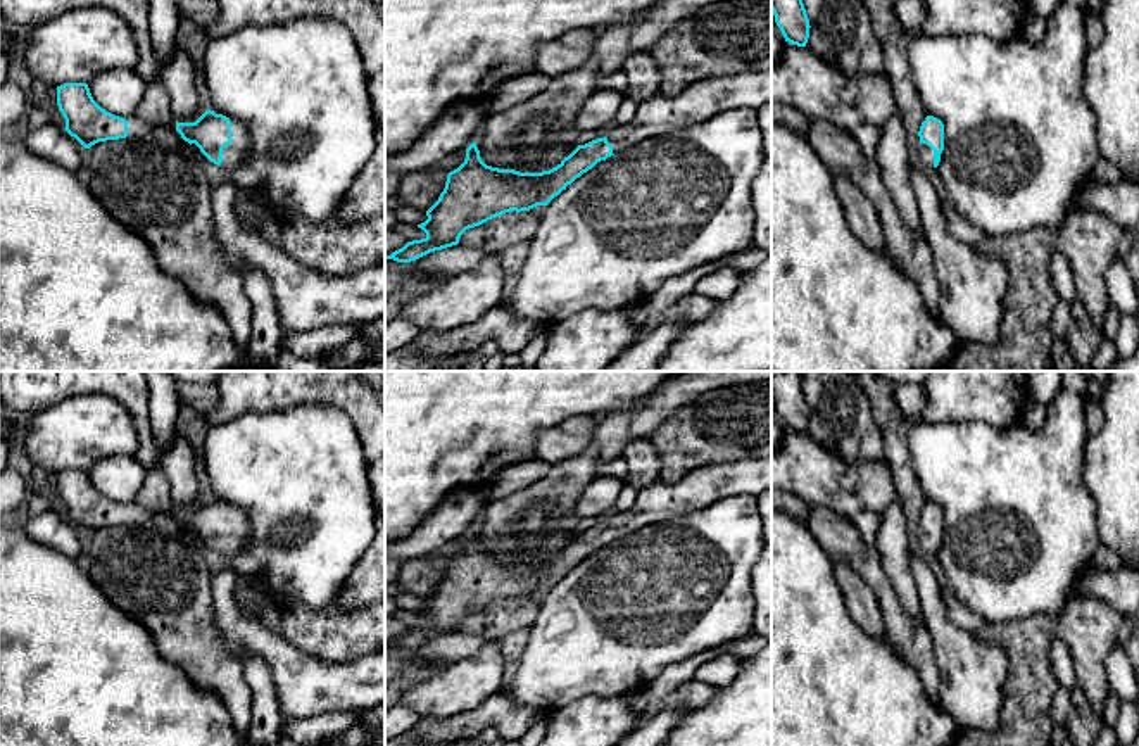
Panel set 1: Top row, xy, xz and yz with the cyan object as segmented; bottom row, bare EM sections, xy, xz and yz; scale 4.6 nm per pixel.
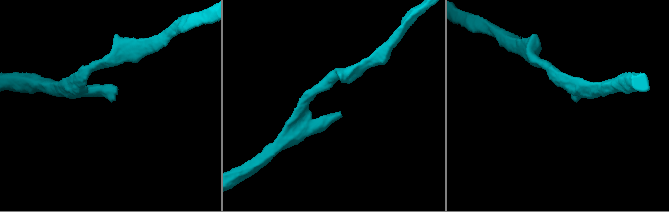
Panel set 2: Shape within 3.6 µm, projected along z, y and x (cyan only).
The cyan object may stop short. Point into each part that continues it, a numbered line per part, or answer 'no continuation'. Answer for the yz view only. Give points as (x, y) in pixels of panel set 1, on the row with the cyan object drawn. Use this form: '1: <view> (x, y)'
1: yz (925, 152)

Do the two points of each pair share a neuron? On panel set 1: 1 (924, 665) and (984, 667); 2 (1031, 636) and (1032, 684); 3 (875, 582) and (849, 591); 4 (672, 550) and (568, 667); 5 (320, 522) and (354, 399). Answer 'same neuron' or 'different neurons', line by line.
1: different neurons
2: same neuron
3: different neurons
4: same neuron
5: different neurons

